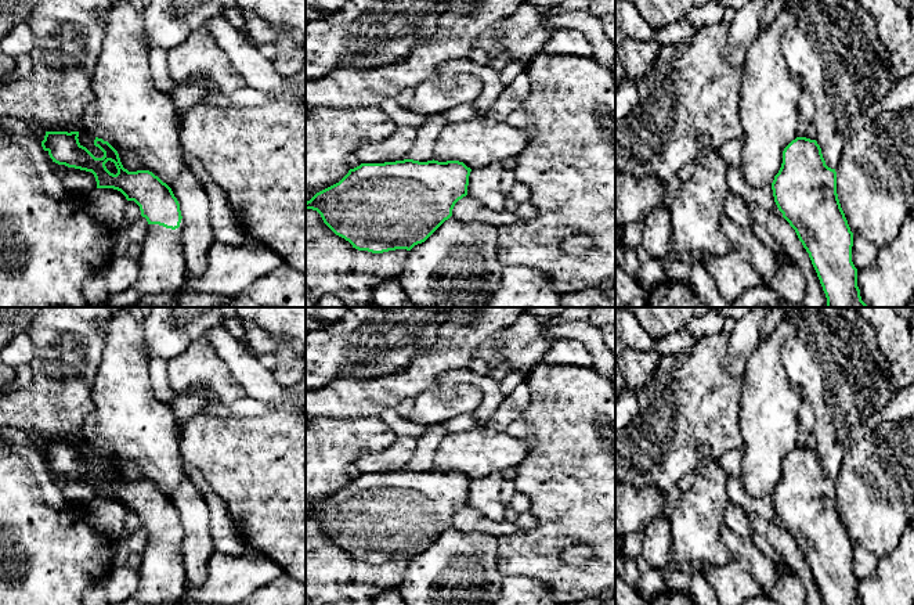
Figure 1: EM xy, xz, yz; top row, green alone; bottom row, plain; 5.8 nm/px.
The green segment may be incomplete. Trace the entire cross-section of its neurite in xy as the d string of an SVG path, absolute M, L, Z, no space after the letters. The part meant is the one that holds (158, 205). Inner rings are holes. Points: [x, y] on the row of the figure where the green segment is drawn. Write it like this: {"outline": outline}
{"outline": "M46 132L41 147L53 162L91 172L97 188L118 190L140 206L148 231L134 289L140 296L178 295L187 274L184 217L171 188L149 170L124 169L118 151L108 141L95 137L94 145L104 152L102 158L95 158L77 137L79 132Z"}

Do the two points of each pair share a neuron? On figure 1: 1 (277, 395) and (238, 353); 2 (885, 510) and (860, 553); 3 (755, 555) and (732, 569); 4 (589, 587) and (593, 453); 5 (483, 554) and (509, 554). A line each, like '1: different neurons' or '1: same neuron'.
1: same neuron
2: different neurons
3: different neurons
4: same neuron
5: different neurons

